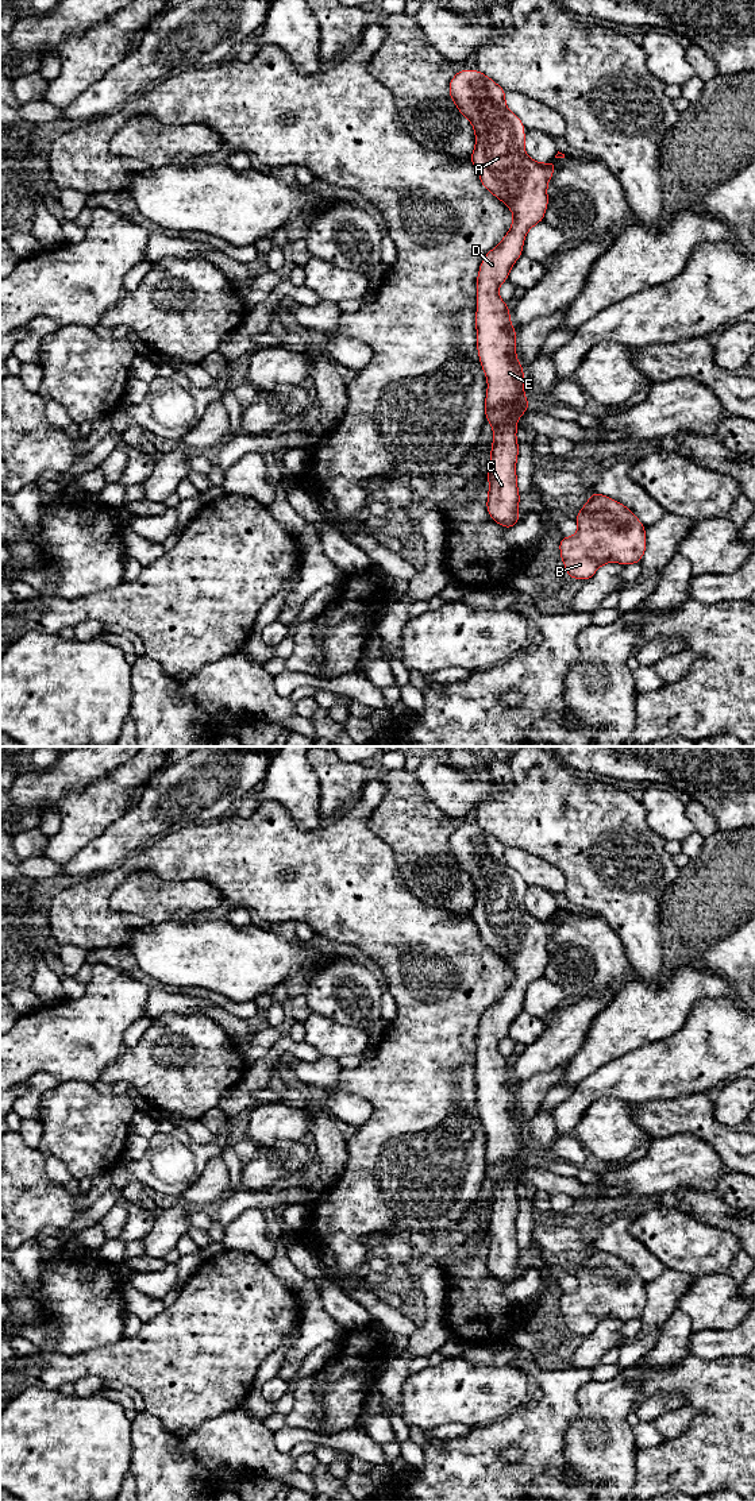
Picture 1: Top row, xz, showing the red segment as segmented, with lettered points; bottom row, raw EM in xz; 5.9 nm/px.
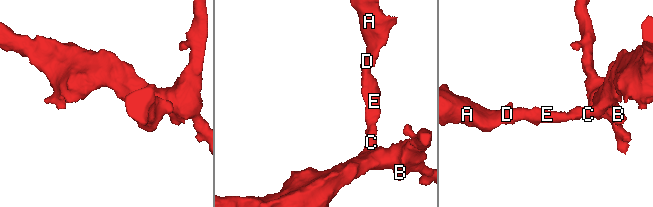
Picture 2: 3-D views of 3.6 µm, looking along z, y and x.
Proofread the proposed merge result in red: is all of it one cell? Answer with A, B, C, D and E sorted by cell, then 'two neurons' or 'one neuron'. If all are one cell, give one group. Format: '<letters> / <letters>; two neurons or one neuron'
A B C D E; one neuron

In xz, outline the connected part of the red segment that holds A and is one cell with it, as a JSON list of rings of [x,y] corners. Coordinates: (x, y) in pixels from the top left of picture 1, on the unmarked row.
[[[461,825],[450,837],[450,854],[461,871],[467,873],[475,888],[475,903],[470,911],[482,942],[501,956],[512,968],[513,979],[504,995],[490,1006],[479,1020],[477,1031],[477,1107],[486,1131],[485,1173],[493,1184],[490,1222],[488,1226],[489,1249],[486,1266],[498,1281],[509,1285],[517,1281],[520,1249],[517,1246],[516,1216],[519,1197],[515,1188],[520,1184],[516,1176],[523,1172],[529,1158],[524,1151],[524,1124],[516,1112],[516,1084],[509,1076],[511,1065],[498,1053],[498,1043],[508,1037],[512,1022],[523,1011],[525,989],[544,976],[548,961],[547,941],[556,921],[550,917],[538,919],[524,907],[524,879],[512,869],[505,858],[506,848],[479,826]]]

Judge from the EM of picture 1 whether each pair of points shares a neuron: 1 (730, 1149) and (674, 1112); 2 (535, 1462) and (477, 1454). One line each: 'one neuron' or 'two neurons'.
1: one neuron
2: one neuron

